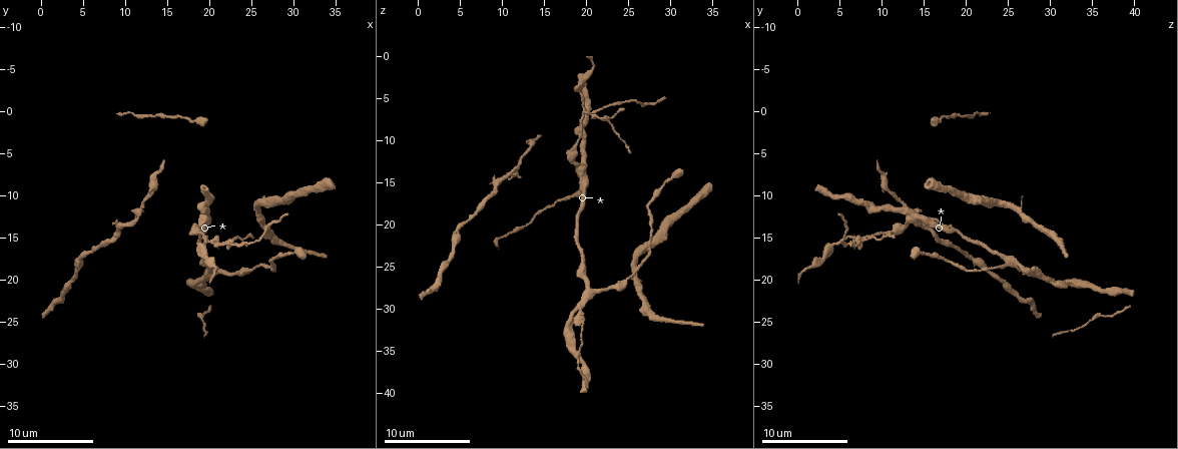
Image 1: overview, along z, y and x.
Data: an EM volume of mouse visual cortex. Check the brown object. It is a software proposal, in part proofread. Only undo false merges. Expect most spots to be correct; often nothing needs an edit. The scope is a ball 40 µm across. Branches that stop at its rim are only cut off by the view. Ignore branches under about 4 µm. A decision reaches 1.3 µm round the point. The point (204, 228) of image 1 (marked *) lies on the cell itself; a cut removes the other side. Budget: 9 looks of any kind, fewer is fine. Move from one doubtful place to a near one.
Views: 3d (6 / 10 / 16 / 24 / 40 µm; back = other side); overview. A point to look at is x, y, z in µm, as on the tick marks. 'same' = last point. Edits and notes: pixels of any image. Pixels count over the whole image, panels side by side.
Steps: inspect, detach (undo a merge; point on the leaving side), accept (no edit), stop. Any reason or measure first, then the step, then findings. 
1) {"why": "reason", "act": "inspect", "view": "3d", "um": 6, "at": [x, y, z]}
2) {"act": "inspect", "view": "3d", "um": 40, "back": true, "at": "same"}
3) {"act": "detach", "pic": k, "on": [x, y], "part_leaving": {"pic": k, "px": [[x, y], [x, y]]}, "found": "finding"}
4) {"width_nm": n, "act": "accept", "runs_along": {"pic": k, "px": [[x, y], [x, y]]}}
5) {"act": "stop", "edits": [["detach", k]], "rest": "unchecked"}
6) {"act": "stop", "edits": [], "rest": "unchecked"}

{"act": "inspect", "view": "3d", "um": 16, "at": [21.0, 19.2, 28.2]}

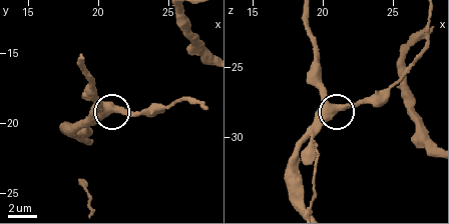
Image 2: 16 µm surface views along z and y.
{"act": "accept", "found": "continuous, no second cell"}

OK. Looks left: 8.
{"why": "a fork", "act": "inspect", "view": "3d", "um": 6, "at": [19.6, 15.4, 6.8]}

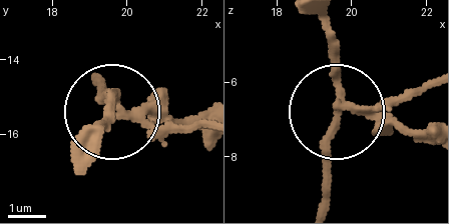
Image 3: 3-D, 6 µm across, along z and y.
{"arms": 3, "act": "accept", "found": "one cell here"}

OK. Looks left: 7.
{"act": "inspect", "view": "3d", "um": 10, "at": [13.2, 8.8, 10.6]}

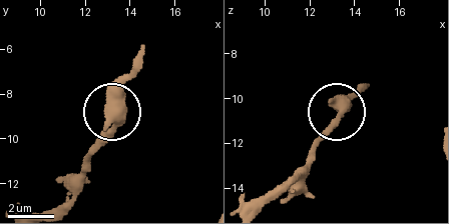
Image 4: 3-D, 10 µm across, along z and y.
{"side_arm_um": 25, "act": "accept", "found": "continuous, no second cell"}

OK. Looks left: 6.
{"act": "stop", "edits": [], "rest": "unchecked"}

